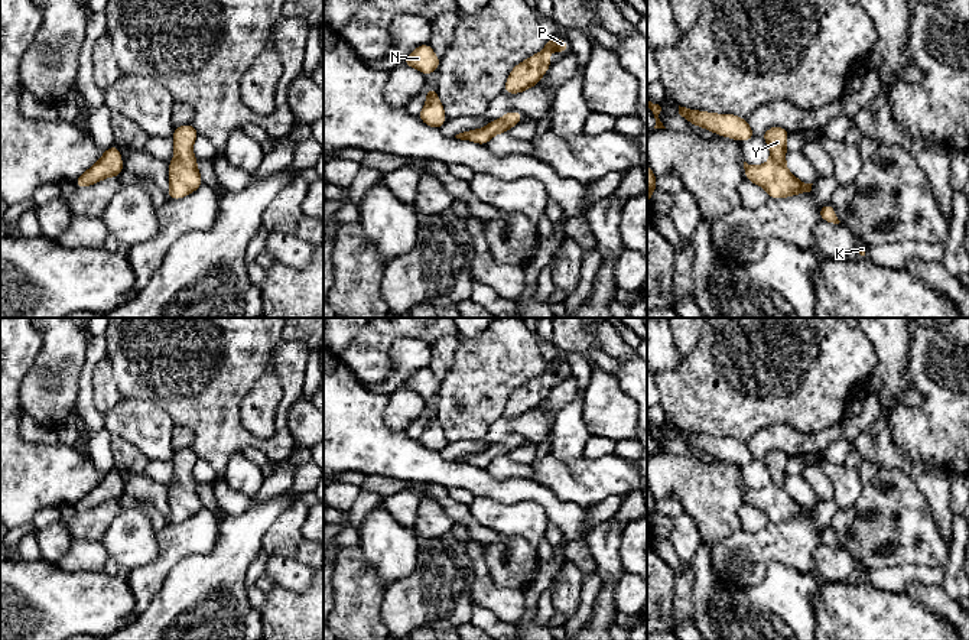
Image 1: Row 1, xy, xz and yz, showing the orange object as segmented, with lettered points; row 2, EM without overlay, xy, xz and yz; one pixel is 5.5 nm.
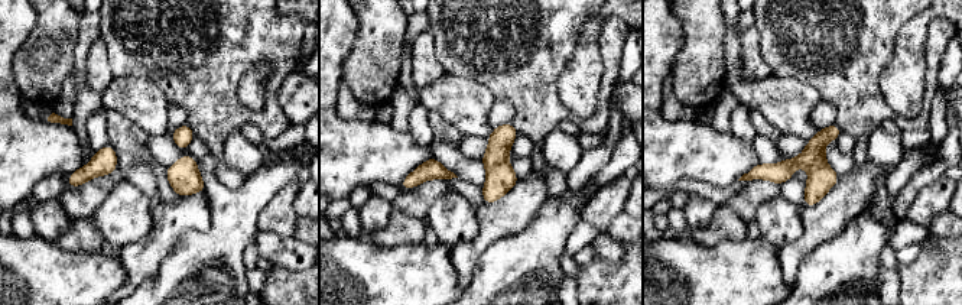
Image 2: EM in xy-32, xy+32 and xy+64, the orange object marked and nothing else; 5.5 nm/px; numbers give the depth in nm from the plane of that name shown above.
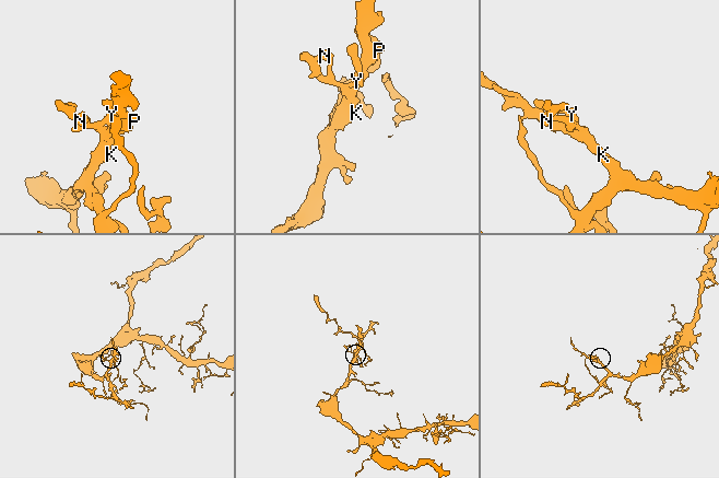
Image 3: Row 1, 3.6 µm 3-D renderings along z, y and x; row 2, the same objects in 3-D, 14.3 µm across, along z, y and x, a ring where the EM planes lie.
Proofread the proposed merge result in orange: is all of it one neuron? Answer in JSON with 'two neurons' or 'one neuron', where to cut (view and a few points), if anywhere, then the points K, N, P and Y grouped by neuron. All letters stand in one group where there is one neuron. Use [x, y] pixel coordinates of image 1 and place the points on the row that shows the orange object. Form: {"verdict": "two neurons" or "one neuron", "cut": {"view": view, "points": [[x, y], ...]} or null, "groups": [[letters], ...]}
{"verdict": "one neuron", "cut": null, "groups": [["K", "N", "P", "Y"]]}

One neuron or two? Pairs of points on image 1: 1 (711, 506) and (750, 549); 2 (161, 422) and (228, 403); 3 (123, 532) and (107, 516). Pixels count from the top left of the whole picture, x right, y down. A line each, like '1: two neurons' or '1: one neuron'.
1: two neurons
2: two neurons
3: two neurons

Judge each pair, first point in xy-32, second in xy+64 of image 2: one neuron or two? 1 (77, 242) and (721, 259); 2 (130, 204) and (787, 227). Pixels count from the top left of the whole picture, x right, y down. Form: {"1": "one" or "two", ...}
{"1": "two", "2": "one"}

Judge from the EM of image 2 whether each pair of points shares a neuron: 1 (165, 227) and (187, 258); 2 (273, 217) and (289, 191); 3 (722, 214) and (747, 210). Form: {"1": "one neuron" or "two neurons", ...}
{"1": "two neurons", "2": "one neuron", "3": "two neurons"}

